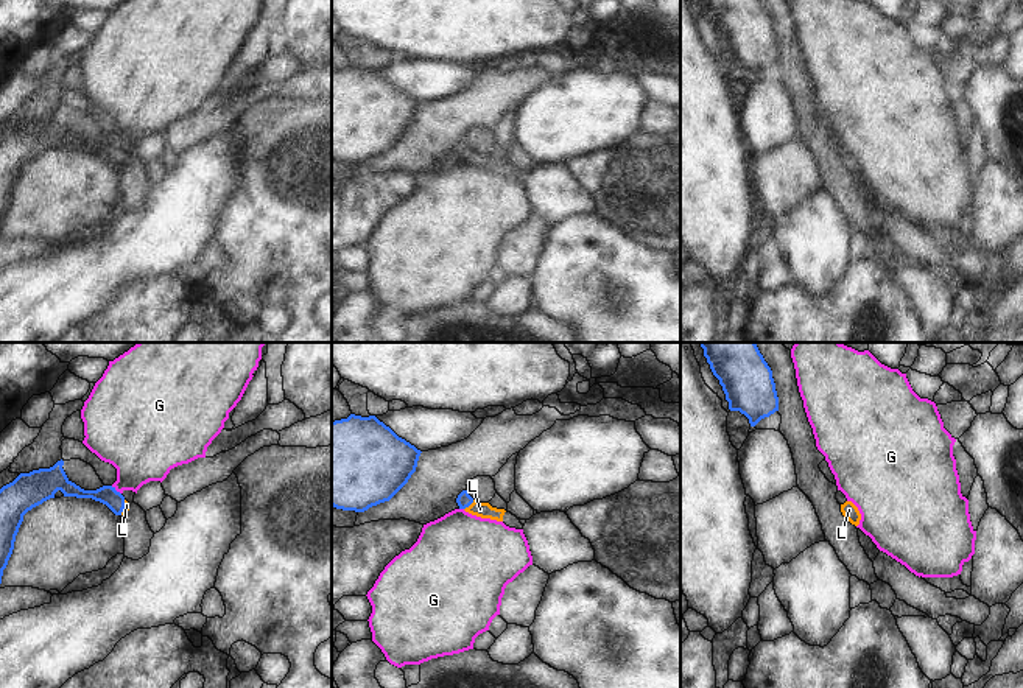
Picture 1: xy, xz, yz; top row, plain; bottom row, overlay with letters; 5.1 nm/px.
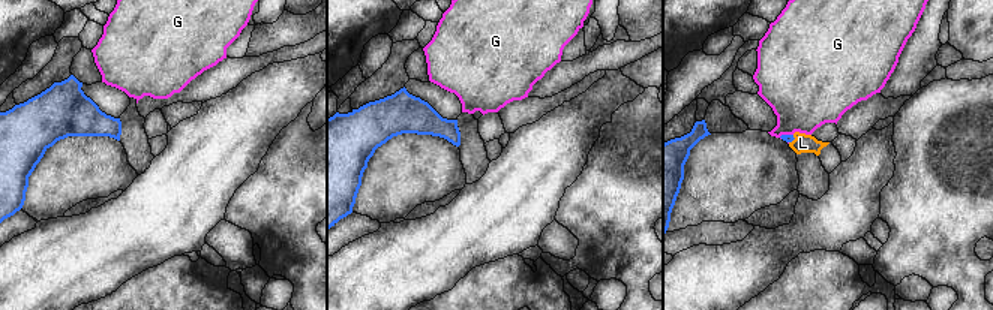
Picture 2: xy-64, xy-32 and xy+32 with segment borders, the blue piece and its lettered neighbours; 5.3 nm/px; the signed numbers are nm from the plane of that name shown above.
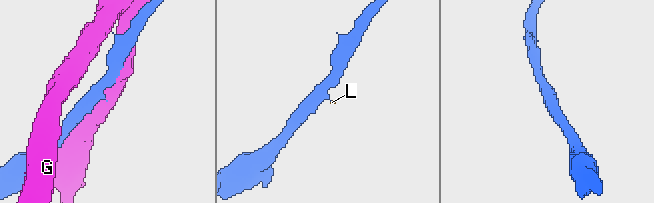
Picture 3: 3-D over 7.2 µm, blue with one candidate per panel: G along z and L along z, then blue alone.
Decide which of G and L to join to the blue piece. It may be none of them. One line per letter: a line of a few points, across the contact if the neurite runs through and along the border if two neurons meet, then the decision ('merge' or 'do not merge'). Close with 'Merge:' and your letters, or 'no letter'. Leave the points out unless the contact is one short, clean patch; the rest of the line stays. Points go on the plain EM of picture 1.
G: do not merge
L: line xz (464, 151), (469, 156), (480, 161); merge
Merge: L

